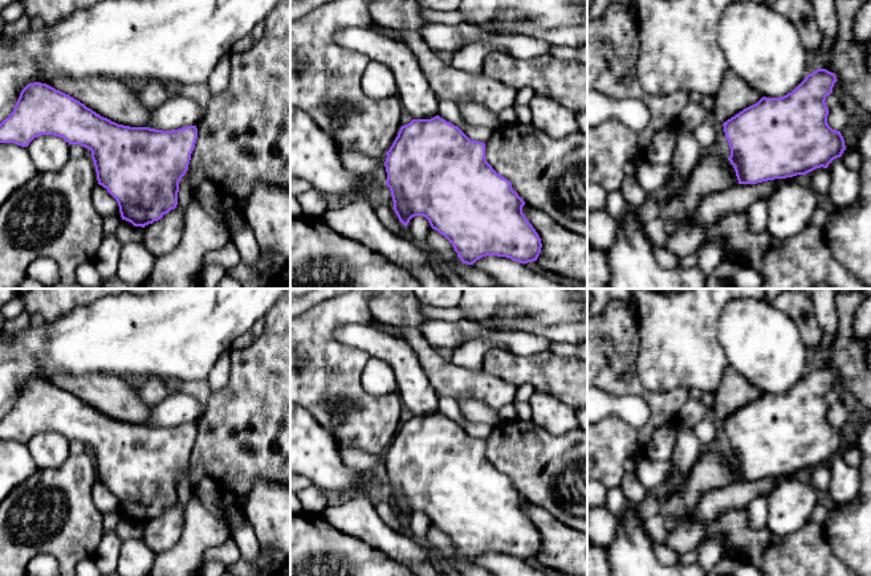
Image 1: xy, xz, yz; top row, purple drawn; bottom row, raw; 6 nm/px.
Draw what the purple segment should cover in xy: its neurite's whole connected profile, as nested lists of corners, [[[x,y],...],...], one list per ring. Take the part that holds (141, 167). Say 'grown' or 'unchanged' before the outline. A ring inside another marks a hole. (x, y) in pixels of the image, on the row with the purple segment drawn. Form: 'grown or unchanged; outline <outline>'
unchanged; outline [[[33,82],[21,90],[13,111],[0,123],[0,143],[28,147],[41,135],[60,136],[69,146],[80,144],[90,150],[98,184],[117,200],[122,220],[145,228],[176,208],[179,181],[188,171],[198,128],[186,126],[163,131],[118,124],[69,94],[46,83]]]

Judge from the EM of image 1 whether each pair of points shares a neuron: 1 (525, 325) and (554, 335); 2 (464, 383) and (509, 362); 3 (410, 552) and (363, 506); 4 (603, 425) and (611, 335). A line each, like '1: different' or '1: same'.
1: same
2: different
3: same
4: same

